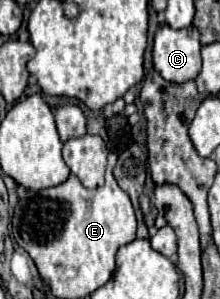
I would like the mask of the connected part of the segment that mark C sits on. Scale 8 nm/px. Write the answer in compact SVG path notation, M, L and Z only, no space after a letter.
M160 27L154 37L154 69L170 83L186 83L200 73L200 39L196 27Z

